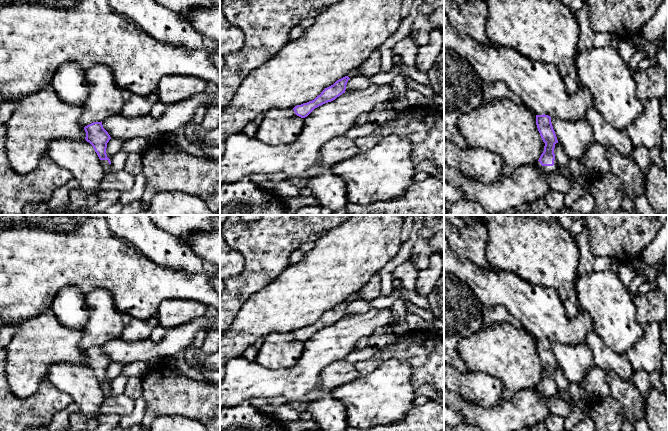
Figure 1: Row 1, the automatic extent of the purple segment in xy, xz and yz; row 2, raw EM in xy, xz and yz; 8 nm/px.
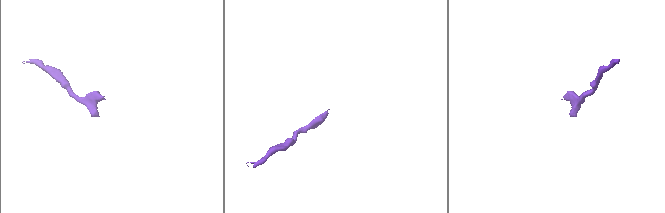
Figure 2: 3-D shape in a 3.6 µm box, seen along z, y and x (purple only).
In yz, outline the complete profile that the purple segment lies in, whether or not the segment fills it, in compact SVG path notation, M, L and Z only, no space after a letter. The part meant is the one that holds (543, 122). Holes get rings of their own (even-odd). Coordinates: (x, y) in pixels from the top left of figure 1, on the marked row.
M545 114L536 115L536 125L545 143L544 151L536 162L536 165L545 174L556 172L558 164L555 159L554 148L558 140L551 123L551 117Z

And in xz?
M345 76L337 80L333 85L325 88L314 100L293 108L295 114L301 118L307 117L315 108L335 100L345 93L347 82L350 78Z

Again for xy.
M102 121L91 123L85 126L84 130L86 132L85 139L93 146L95 152L100 159L104 172L109 172L111 169L111 161L107 157L106 148L107 143L109 142L111 137L108 132L103 128Z

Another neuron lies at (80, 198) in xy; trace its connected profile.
M81 188L73 189L70 194L70 205L78 208L90 208L96 205L98 194Z

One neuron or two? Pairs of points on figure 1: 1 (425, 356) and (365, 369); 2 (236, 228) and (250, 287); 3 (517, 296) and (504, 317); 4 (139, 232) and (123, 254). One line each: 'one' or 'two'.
1: one
2: one
3: two
4: two

